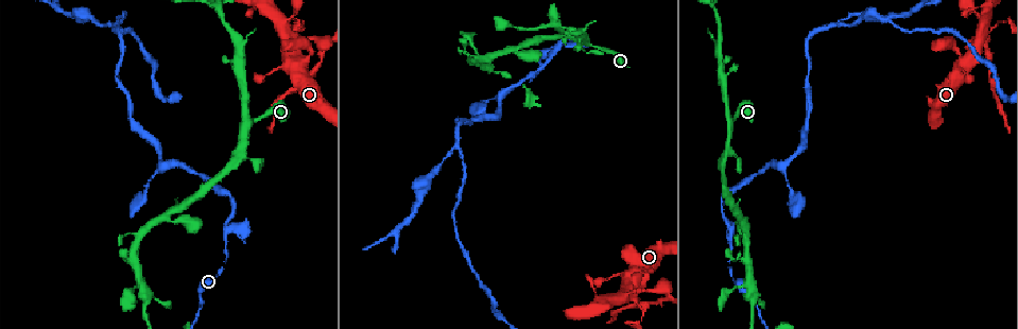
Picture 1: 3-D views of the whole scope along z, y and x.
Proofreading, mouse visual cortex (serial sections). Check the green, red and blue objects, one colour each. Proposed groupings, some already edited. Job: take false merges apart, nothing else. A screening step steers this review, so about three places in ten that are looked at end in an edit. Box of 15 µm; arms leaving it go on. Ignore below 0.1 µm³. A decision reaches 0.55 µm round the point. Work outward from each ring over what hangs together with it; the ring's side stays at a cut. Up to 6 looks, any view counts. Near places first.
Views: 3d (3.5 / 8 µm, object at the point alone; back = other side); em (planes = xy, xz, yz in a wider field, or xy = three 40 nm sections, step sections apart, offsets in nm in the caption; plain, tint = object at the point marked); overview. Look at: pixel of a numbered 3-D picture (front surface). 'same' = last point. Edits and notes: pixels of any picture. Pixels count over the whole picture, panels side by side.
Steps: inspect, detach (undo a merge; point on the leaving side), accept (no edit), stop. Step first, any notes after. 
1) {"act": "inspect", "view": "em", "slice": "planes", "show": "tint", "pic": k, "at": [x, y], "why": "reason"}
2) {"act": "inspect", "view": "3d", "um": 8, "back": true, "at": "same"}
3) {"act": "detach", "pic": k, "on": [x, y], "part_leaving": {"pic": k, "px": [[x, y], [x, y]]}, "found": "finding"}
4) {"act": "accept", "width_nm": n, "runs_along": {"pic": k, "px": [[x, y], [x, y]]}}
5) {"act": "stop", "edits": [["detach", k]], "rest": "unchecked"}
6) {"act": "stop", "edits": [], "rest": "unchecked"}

{"act": "inspect", "view": "3d", "um": 3.5, "pic": 1, "at": [637, 291], "why": "calibre changes"}

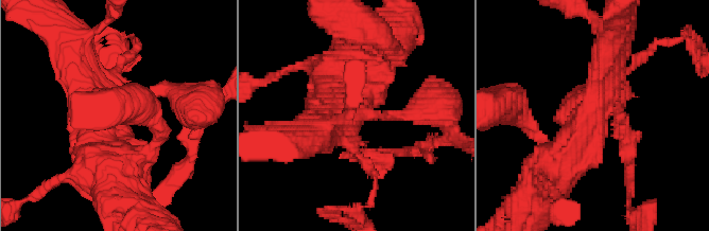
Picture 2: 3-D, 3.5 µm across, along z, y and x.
{"act": "inspect", "view": "em", "slice": "xy", "step": 5, "show": "tint", "pic": 2, "at": [355, 113], "arms": 4, "arm_widths_nm": [150, 200, 400, 800]}

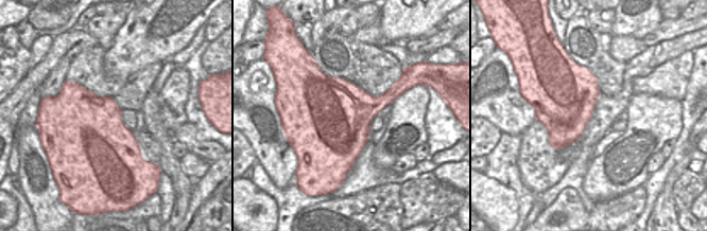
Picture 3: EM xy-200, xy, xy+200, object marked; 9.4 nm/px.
{"act": "accept", "runs_along": {"pic": 2, "px": [[549, 175], [587, 129], [606, 61]]}, "found": "continuous, no second cell"}

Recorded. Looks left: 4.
{"act": "inspect", "view": "3d", "um": 3.5, "pic": 1, "at": [733, 123], "why": "three-way junction"}

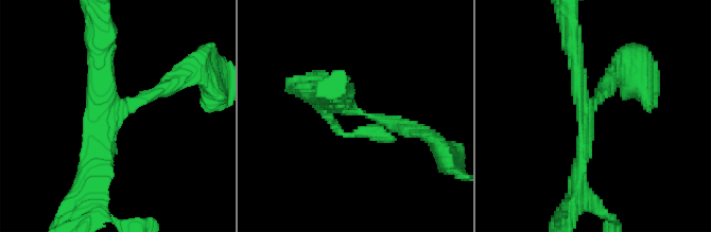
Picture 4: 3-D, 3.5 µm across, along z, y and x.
{"act": "inspect", "view": "em", "slice": "xy", "step": 5, "show": "plain", "pic": 4, "at": [118, 112], "arms": 3, "arm_widths_nm": [250, 250, 250]}

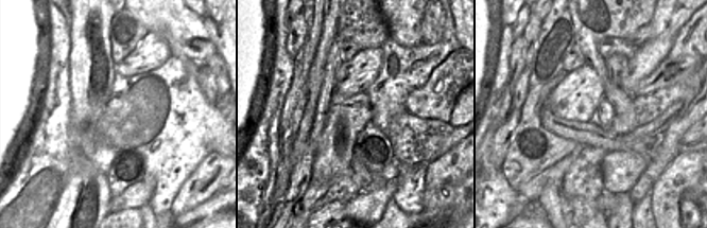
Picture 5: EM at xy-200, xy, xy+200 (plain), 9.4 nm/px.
{"act": "inspect", "view": "em", "slice": "xy", "step": 5, "show": "tint", "at": "same", "why": "with the object marked"}

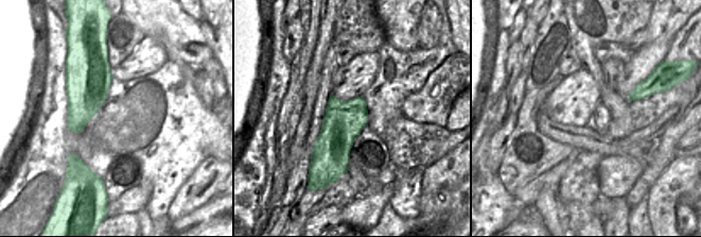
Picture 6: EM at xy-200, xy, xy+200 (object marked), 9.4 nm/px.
{"act": "accept", "runs_along": {"pic": 4, "px": [[178, 77], [110, 120], [93, 173]]}, "found": "continuous, no second cell"}

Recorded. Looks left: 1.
{"act": "stop", "edits": [], "rest": "unchecked"}

